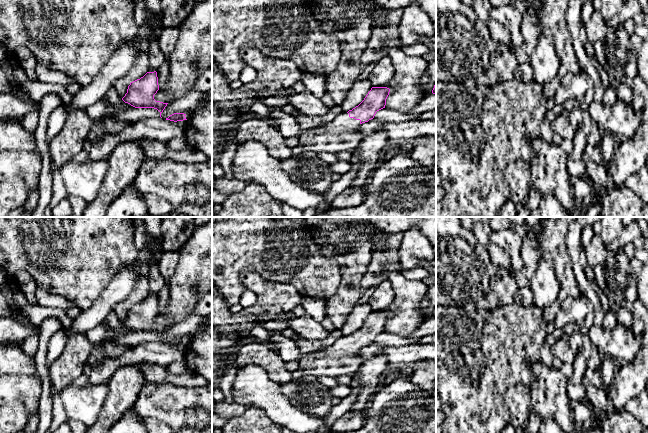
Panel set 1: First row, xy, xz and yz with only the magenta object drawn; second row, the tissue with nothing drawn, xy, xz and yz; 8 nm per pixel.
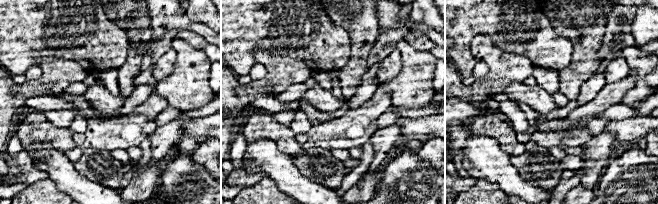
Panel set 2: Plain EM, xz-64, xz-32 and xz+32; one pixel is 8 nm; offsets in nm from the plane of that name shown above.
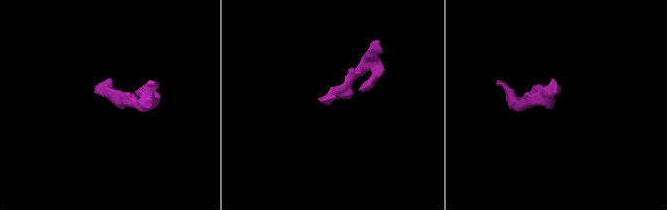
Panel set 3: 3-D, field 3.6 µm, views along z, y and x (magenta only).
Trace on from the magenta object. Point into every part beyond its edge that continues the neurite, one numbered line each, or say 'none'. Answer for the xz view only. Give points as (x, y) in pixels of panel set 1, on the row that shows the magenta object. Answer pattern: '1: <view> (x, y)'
1: xz (342, 134)

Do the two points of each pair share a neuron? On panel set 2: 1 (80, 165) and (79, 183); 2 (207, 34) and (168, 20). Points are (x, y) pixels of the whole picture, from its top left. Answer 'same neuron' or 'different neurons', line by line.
1: different neurons
2: same neuron

